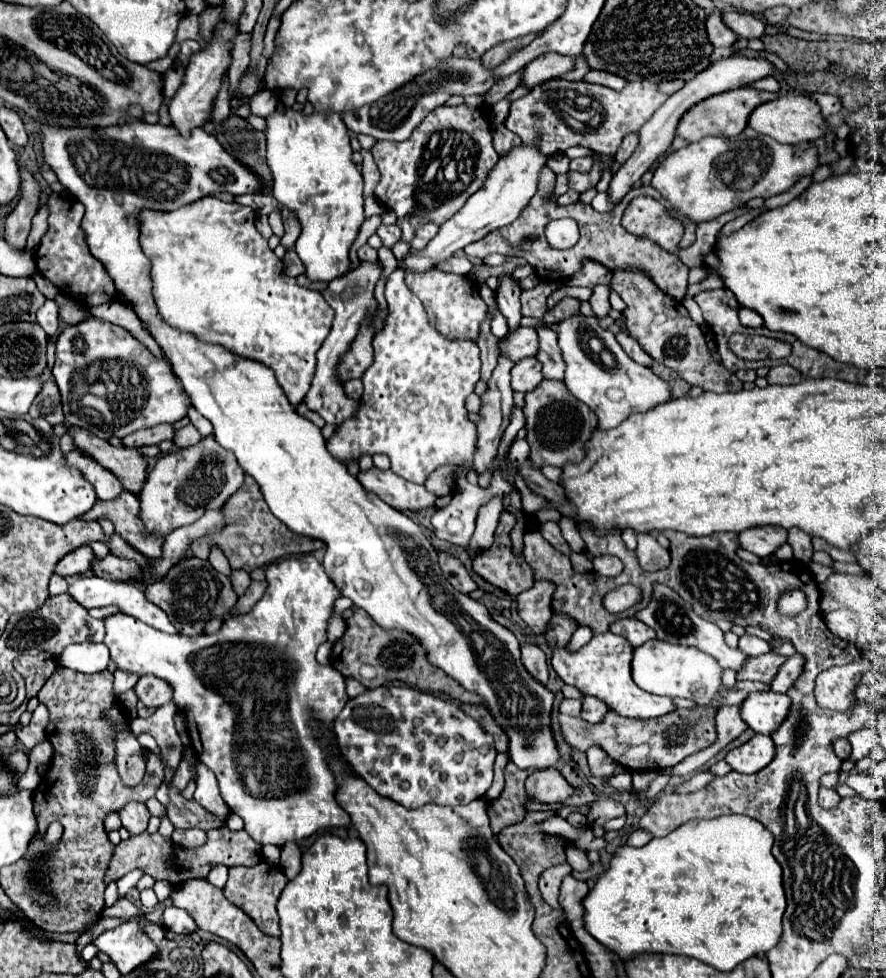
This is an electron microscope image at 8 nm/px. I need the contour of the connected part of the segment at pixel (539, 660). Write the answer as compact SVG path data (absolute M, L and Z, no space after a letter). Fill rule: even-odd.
M524 643L524 645L520 645L520 651L522 651L522 663L530 671L530 675L534 675L534 679L540 679L542 683L546 683L548 665L546 665L546 655L542 653L542 649L538 645Z

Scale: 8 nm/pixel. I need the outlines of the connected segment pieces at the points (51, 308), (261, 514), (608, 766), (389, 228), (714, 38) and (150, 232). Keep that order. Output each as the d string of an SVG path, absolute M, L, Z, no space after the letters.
M46 301L38 309L38 323L48 333L48 337L54 337L58 331L58 307L54 301Z
M248 475L242 483L242 487L226 501L224 507L226 513L226 527L216 533L216 535L206 535L204 539L198 539L196 543L192 543L192 551L198 559L208 559L208 551L212 545L218 545L224 555L230 561L232 569L244 569L244 571L252 571L256 567L266 567L276 559L288 557L288 555L306 555L312 553L316 549L322 549L324 543L318 539L310 539L310 537L302 537L302 535L292 535L292 531L288 531L288 527L284 527L274 515L272 511L268 511L268 505L264 503L264 495L258 487L258 483Z
M588 747L586 755L588 755L590 771L592 771L592 775L596 779L610 779L612 775L618 775L618 773L626 771L622 765L614 763L612 759L608 759L604 749L600 749L600 747Z
M380 225L376 233L380 235L380 239L382 239L382 243L384 243L386 247L392 247L392 245L400 239L400 235L402 235L398 225Z
M712 13L706 17L706 31L712 47L730 47L738 37L722 23L720 15Z
M202 197L196 203L174 211L142 209L138 213L140 247L150 259L152 297L160 317L178 331L192 333L206 343L222 345L238 357L252 359L270 367L284 389L288 401L298 405L310 389L316 367L316 351L330 333L334 311L318 291L298 287L294 277L284 275L282 261L256 231L256 211L238 203L224 203L216 197Z

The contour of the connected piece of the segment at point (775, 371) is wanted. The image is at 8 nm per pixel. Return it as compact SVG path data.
M788 363L776 365L770 369L770 373L766 375L768 383L778 383L778 385L794 385L800 383L804 379L804 375L800 371L796 371L794 367L790 367Z

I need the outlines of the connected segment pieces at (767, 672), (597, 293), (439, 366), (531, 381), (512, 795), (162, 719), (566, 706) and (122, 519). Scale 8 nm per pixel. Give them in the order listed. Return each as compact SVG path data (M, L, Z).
M772 651L758 655L758 657L748 657L744 661L744 667L738 671L736 679L768 683L768 679L772 679L772 675L776 675L776 667L780 667L780 663L784 663L784 659L786 657L776 655Z
M598 285L594 287L592 291L592 297L590 297L590 307L594 311L596 317L606 317L610 313L610 303L608 303L608 293L610 293L610 287L608 285Z
M398 265L386 279L384 297L388 301L388 313L382 329L376 331L372 341L374 363L362 375L362 399L356 413L336 425L334 435L326 441L326 449L344 465L350 461L358 463L362 455L388 455L396 475L412 483L424 483L428 475L442 465L462 465L474 461L478 429L476 423L470 421L464 403L480 379L480 349L476 343L444 339L428 323L420 299L404 283L404 267Z
M526 357L512 367L512 389L528 393L542 381L542 365L534 357Z
M508 763L504 769L504 791L492 805L488 805L488 817L490 817L490 827L492 833L496 835L504 825L518 823L518 819L524 817L524 803L528 801L528 795L524 791L524 779L532 771L520 771L514 763Z
M170 701L170 703L164 703L162 707L158 707L152 717L148 717L148 719L138 717L132 721L134 735L150 733L156 739L156 743L162 749L172 771L178 767L180 751L182 751L182 741L180 741L176 727L174 727L174 715L176 713L178 713L178 707L174 701Z
M564 699L564 703L560 705L560 713L564 713L564 715L580 717L580 711L582 711L582 701L578 701L578 699Z
M130 491L120 495L120 499L114 501L98 501L92 511L84 513L84 521L100 521L110 519L114 523L114 533L120 535L132 549L146 557L160 555L160 547L164 539L152 539L150 535L144 535L144 527L140 527L140 519L136 519L138 511L138 497Z

